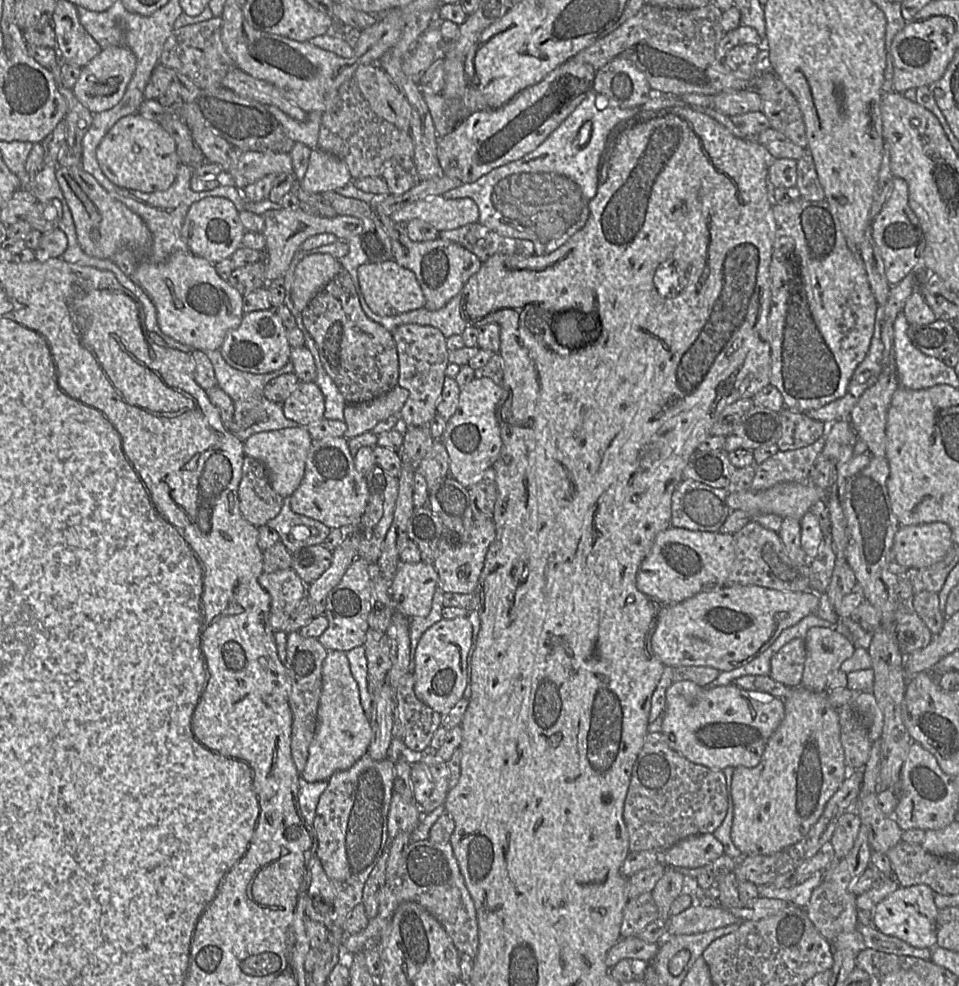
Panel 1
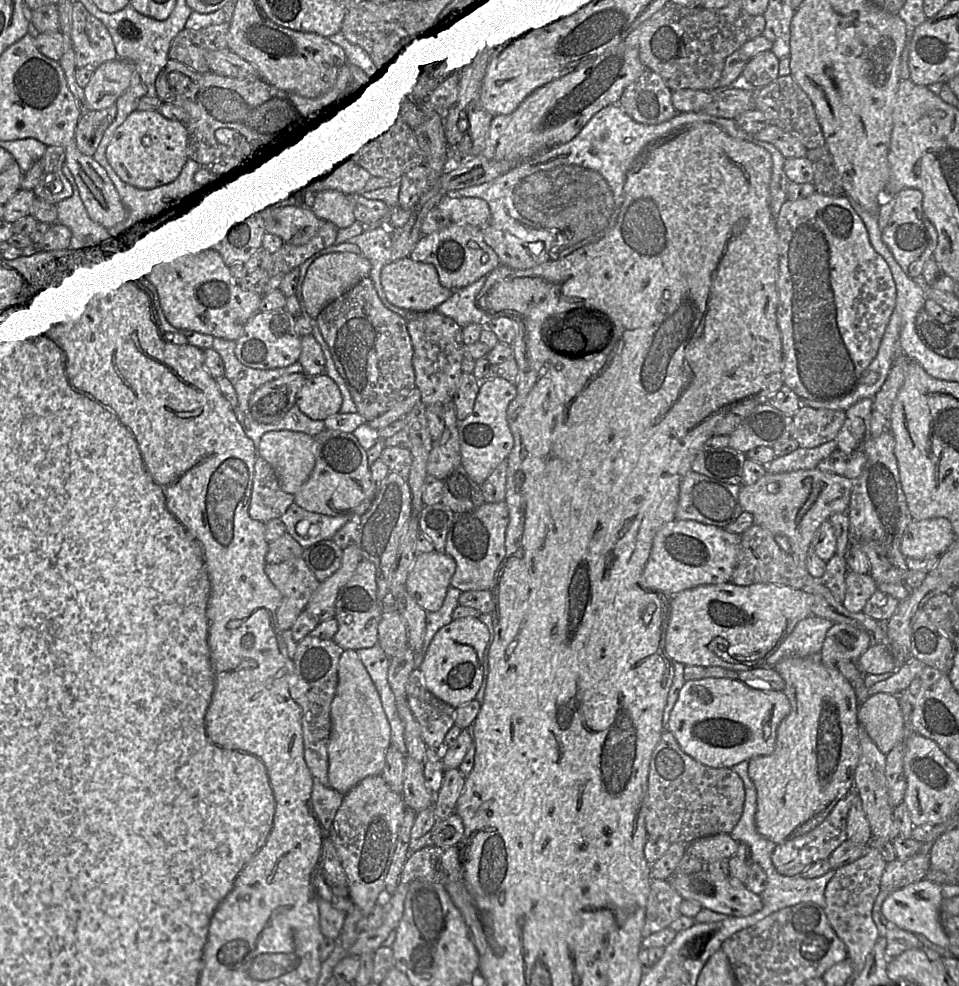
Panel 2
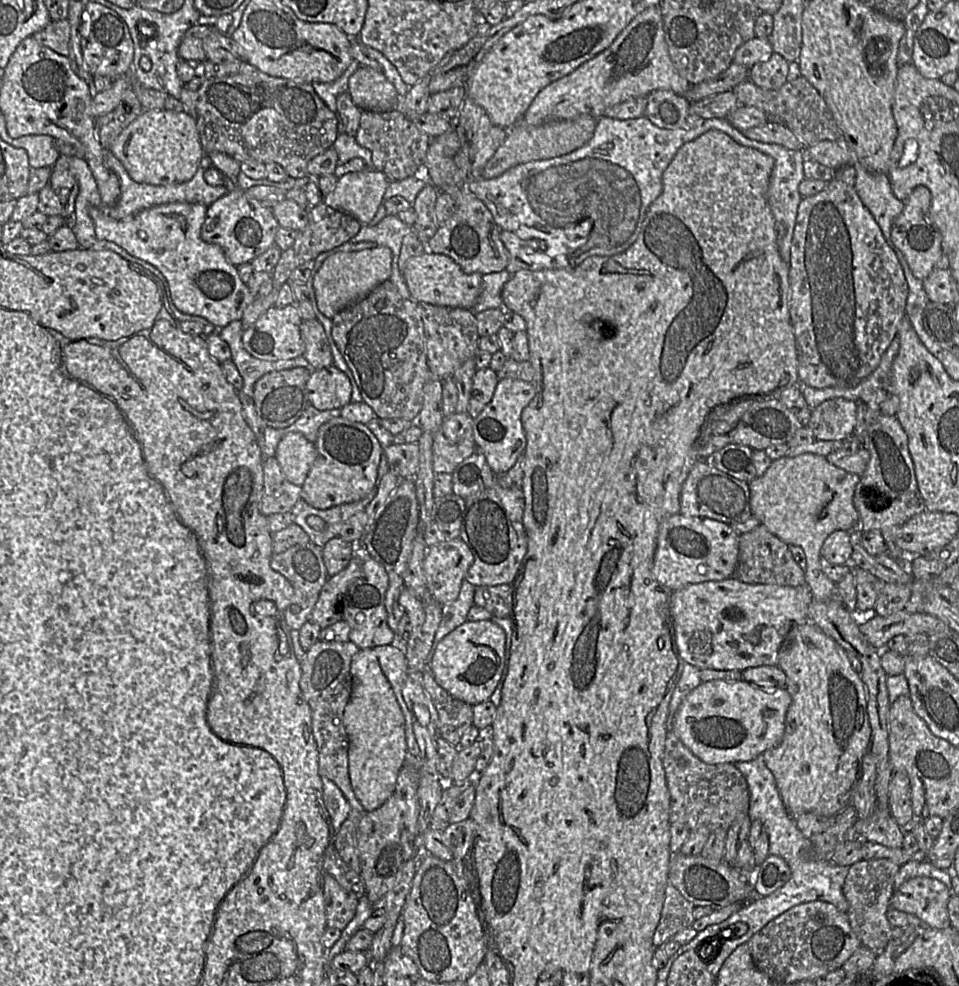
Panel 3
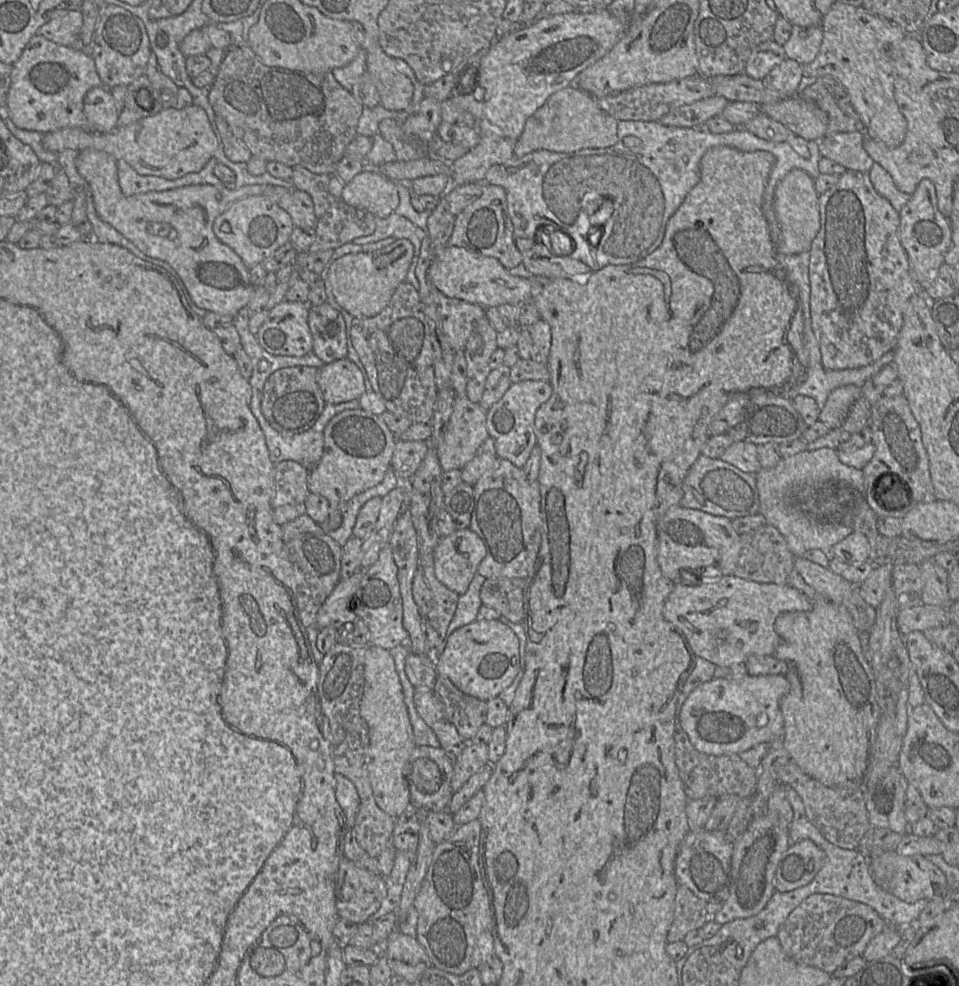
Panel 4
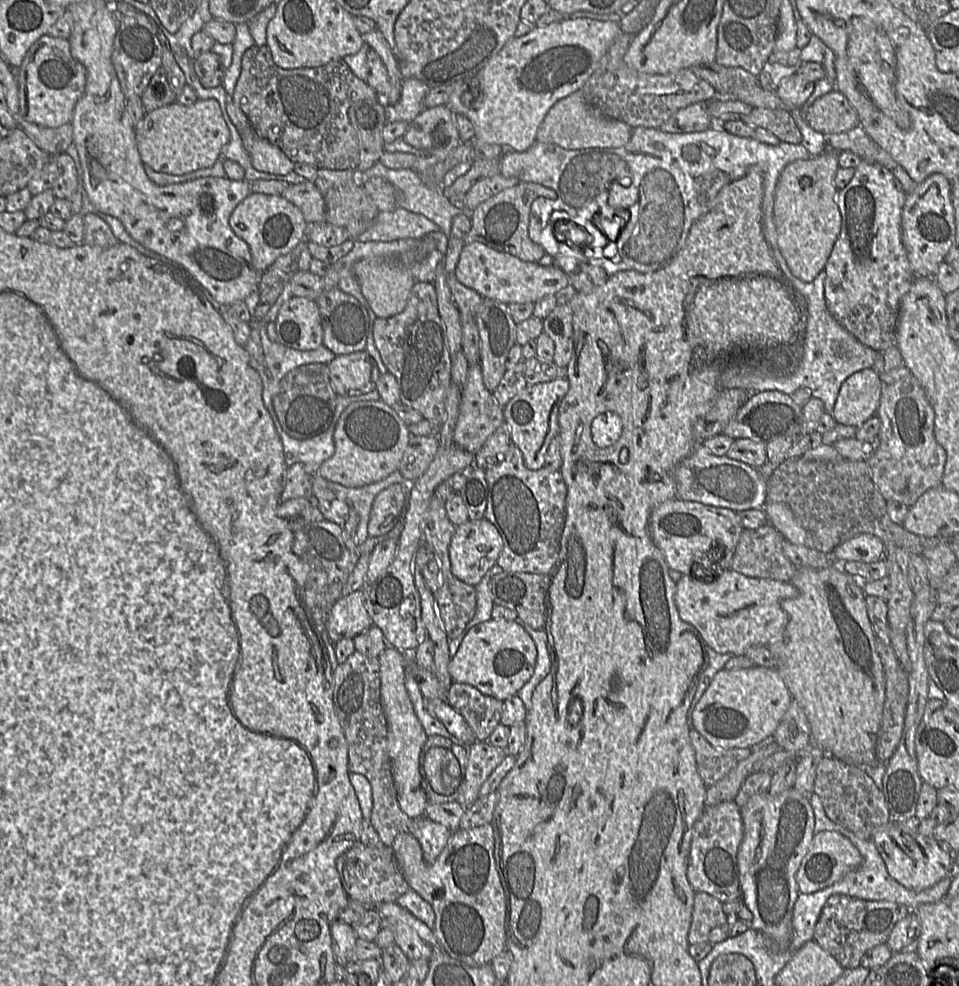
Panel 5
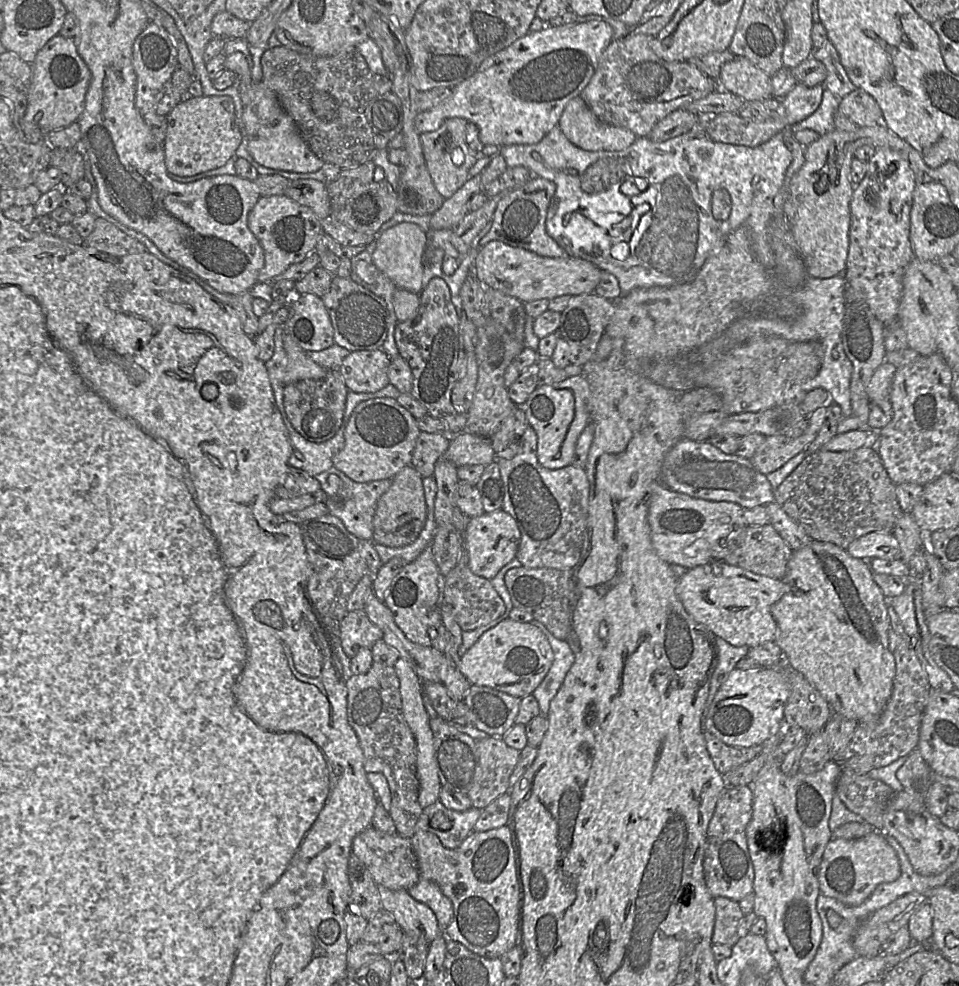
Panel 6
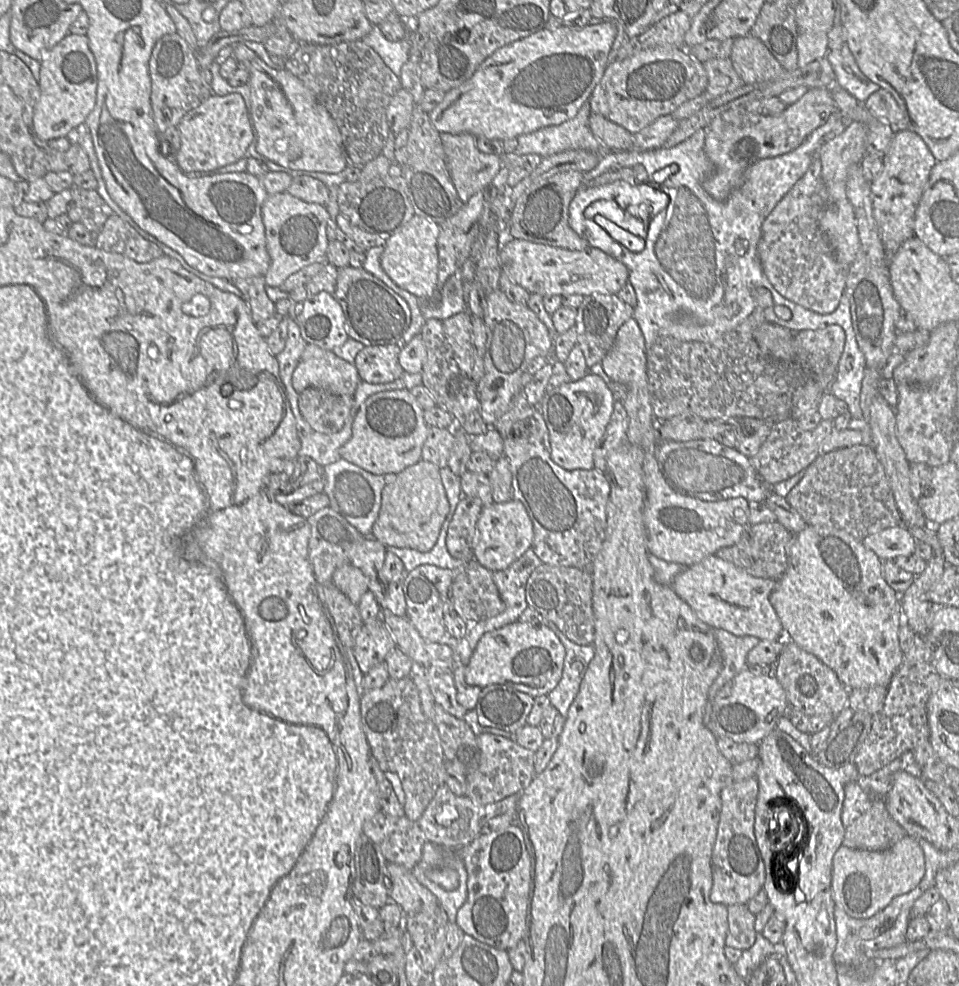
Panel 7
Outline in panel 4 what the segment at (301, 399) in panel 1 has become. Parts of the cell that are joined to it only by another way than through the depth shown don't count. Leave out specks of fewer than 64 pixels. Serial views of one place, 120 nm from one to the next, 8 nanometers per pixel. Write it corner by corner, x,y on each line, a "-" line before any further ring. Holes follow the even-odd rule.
347,357
321,367
318,385
328,404
359,399
366,392
362,371

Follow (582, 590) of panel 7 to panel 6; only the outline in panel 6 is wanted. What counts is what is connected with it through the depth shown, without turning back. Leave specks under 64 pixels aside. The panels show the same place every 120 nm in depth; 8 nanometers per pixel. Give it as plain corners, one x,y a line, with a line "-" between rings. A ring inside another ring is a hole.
518,567
509,569
504,580
515,608
529,612
535,621
546,627
556,638
568,640
577,602
575,570

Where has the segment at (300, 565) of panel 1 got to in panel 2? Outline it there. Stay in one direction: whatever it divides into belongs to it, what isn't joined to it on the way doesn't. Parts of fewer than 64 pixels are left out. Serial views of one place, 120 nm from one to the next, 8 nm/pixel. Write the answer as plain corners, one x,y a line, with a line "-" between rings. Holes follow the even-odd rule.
328,539
303,548
301,556
321,583
341,566
343,549

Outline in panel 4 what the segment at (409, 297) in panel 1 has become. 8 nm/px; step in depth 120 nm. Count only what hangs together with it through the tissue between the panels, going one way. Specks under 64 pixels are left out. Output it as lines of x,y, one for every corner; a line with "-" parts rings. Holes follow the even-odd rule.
447,246
431,261
427,278
439,291
451,298
457,298
483,308
503,304
521,305
532,297
530,279
514,276
501,262
490,256
458,246

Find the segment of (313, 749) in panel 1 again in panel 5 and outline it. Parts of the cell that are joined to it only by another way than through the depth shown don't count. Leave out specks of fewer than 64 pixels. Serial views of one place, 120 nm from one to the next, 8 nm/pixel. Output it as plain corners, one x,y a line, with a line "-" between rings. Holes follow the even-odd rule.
388,646
378,657
380,665
381,704
388,724
388,750
392,774
397,790
397,799
402,811
410,818
422,816
428,806
425,791
421,786
420,756
428,739
421,722
415,714
405,686
406,660
400,651

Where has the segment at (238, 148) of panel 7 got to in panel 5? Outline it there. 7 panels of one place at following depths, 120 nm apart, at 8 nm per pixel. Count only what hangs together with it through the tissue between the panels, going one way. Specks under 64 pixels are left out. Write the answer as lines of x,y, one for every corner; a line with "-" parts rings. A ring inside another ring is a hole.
199,99
192,105
174,102
150,111
135,125
135,134
144,166
176,176
214,165
231,136
220,104
215,99

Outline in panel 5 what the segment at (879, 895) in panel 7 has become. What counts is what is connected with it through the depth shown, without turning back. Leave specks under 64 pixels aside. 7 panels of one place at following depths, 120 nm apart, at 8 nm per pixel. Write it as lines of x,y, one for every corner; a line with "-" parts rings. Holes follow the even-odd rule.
834,831
816,833
796,874
800,893
810,894
834,885
849,872
858,868
862,860
858,848
841,833

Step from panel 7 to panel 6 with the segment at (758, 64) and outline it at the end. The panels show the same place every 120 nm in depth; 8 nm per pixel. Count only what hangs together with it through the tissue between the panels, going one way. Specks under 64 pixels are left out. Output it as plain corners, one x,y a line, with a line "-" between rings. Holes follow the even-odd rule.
735,56
721,69
718,87
744,101
763,100
773,97
771,76
756,67
745,57

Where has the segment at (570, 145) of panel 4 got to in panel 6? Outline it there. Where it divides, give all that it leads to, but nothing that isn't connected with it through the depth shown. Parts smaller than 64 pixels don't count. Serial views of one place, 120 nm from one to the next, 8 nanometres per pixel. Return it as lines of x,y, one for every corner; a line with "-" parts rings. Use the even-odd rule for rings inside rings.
579,96
567,103
557,126
571,143
587,151
621,151
638,137
629,129
602,122

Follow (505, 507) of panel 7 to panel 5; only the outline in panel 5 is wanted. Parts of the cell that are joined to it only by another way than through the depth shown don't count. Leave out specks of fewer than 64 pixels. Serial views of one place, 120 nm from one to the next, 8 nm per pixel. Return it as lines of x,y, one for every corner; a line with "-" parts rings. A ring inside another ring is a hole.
484,518
456,526
448,549
451,572
464,583
476,586
483,576
496,565
502,548
503,540
499,531

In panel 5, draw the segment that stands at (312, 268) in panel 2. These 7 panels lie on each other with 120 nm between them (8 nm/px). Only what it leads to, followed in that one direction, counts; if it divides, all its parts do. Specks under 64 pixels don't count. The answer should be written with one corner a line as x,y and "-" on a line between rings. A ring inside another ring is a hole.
437,231
419,240
407,252
398,252
393,253
392,256
378,256
355,262
352,265
353,273
360,284
364,299
376,317
389,318
401,313
407,305
411,289
415,284
411,266
421,261
435,249
445,255
447,247
447,236
442,231

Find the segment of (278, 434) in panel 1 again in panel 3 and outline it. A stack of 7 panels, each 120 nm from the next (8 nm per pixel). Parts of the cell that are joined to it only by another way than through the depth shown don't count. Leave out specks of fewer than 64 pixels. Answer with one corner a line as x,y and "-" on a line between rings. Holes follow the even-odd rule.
289,432
278,443
274,458
285,478
301,486
316,459
316,448
303,434

